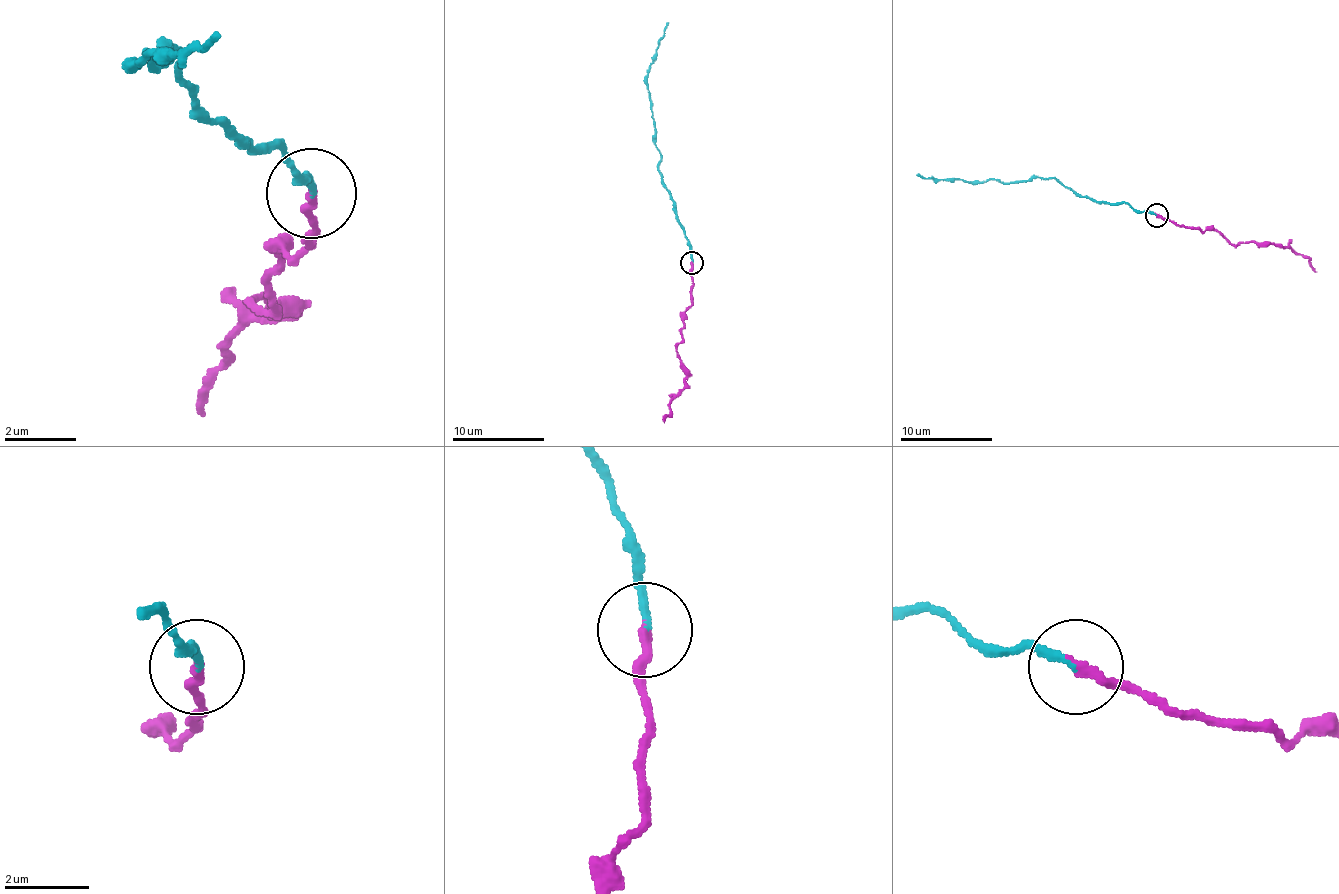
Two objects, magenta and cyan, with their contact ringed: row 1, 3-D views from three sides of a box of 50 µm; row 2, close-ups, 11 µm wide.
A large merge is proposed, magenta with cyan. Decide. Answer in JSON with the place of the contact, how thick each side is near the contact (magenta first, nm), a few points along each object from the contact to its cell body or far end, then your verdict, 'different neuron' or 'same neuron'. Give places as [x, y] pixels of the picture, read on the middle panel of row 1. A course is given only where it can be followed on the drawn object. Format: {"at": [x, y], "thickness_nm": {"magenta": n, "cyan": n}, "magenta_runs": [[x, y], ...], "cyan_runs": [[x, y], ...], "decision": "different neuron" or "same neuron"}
{"at": [692, 262], "thickness_nm": {"magenta": 240, "cyan": 170}, "magenta_runs": [[691, 262], [691, 305], [684, 312], [677, 356], [684, 386], [663, 423]], "cyan_runs": [[691, 262], [691, 243], [659, 172], [661, 160], [647, 70], [668, 22]], "decision": "same neuron"}

